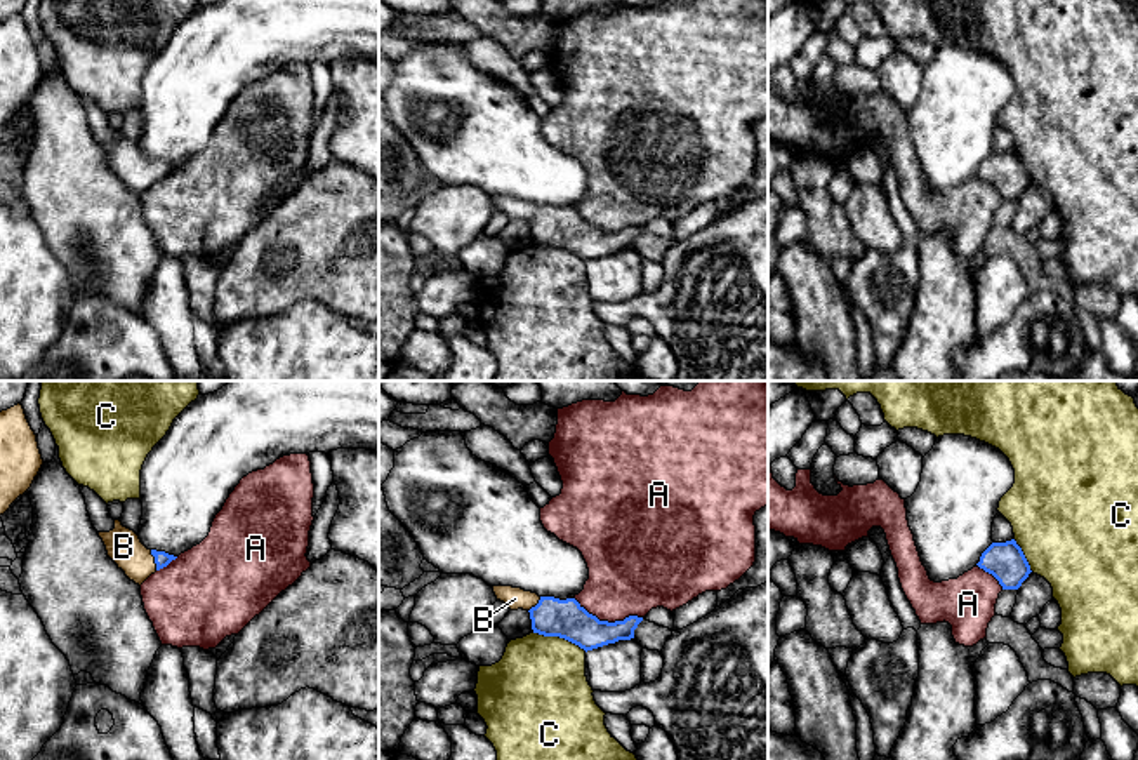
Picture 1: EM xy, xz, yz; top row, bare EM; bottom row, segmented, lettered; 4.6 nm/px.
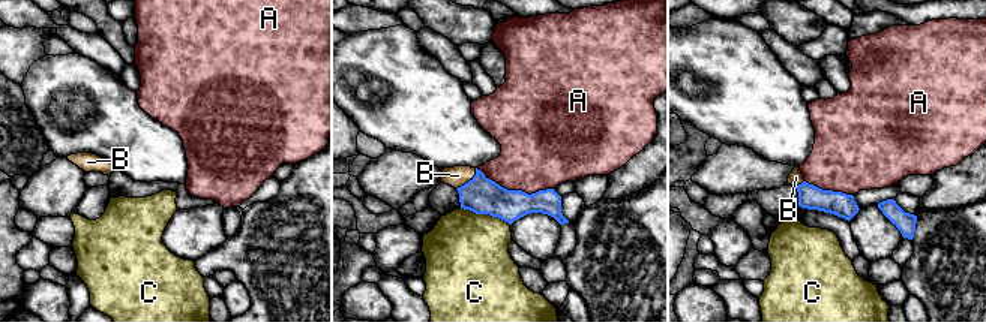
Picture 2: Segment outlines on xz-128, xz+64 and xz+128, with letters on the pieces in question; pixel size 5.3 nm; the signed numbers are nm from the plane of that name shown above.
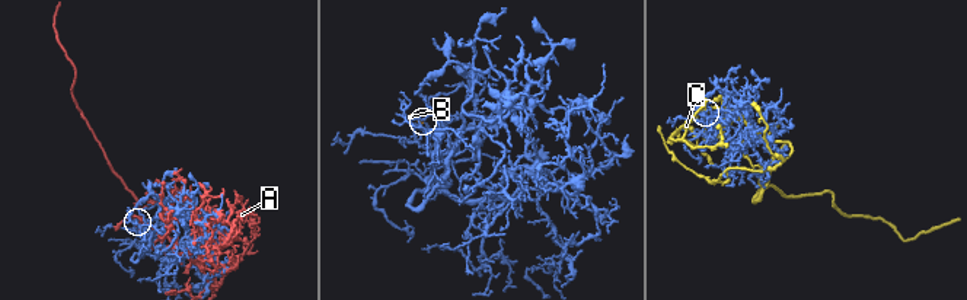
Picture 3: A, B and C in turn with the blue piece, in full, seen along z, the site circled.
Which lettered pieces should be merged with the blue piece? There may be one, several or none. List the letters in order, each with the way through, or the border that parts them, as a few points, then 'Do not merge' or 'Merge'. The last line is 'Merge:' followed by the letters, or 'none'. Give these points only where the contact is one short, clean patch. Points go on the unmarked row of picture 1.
A: Do not merge
B: Path across: xy (162, 169), (155, 171), (138, 171), (124, 157). Merge
C: Do not merge
Merge: B

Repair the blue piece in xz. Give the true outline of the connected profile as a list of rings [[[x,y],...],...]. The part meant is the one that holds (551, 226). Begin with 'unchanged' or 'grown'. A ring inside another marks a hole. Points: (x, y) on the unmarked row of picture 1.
grown; [[[492,197],[497,210],[511,221],[528,221],[533,243],[565,249],[580,259],[592,261],[619,250],[634,249],[634,240],[643,228],[629,226],[624,231],[599,231],[589,224],[575,209],[559,210],[539,207],[513,197]]]

